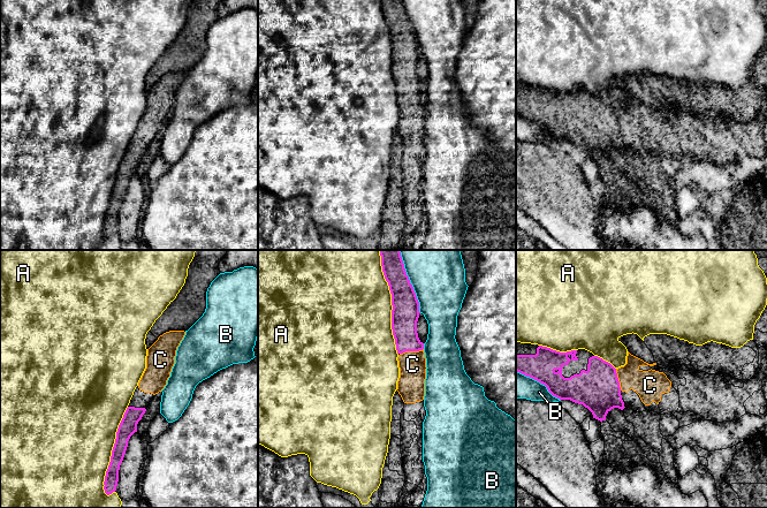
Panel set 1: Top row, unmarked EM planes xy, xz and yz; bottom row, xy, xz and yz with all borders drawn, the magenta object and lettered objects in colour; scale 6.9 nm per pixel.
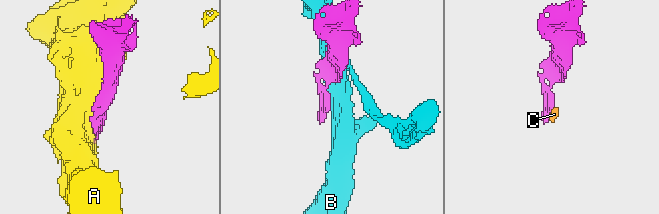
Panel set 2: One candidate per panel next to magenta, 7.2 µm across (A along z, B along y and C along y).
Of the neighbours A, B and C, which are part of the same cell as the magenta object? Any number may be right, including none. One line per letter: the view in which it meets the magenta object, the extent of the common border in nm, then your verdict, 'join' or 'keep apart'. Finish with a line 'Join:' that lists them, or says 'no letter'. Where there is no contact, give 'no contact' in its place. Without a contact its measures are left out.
A: contact in xz; length 750 nm; keep apart
B: contact in xz; length 460 nm; keep apart
C: contact in xz; length 170 nm; join
Join: C

